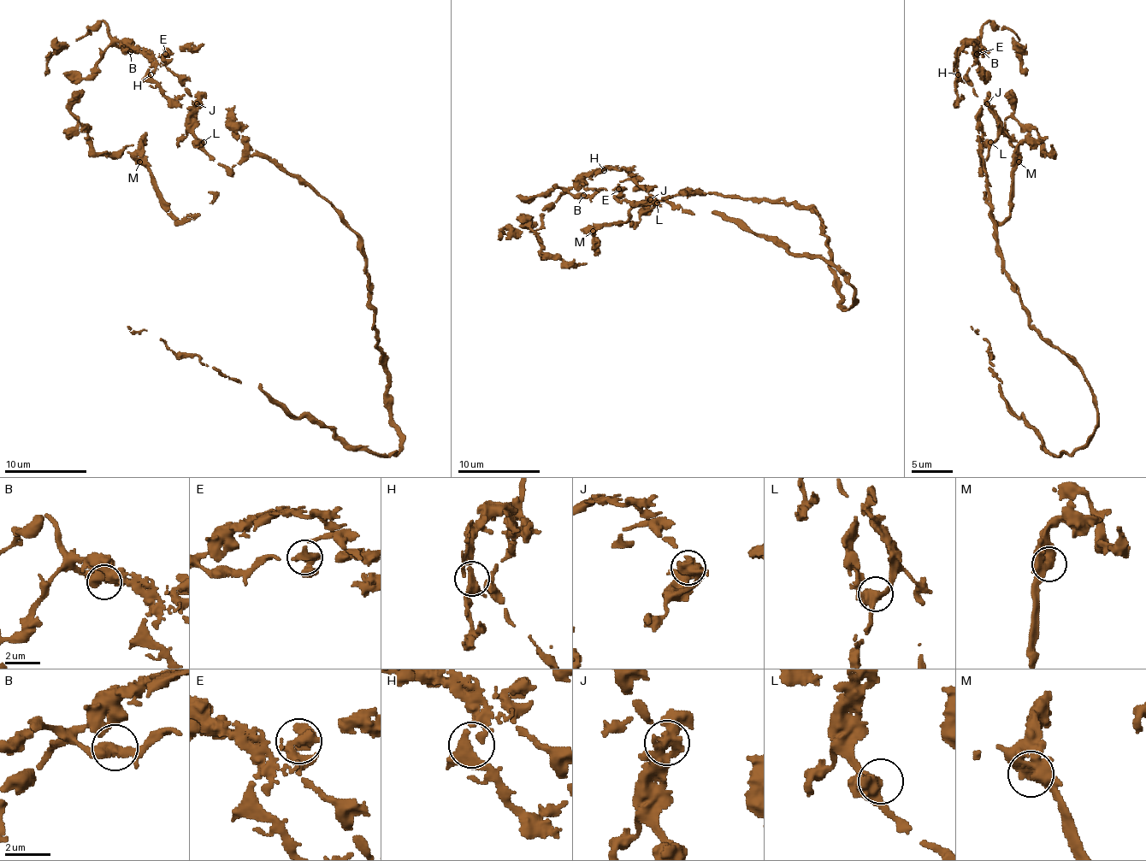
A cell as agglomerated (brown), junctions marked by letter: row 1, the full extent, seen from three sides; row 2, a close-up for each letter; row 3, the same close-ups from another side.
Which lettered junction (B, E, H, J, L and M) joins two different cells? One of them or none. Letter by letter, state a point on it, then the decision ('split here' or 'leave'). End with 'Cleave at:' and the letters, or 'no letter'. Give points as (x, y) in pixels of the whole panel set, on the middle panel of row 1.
B: (583, 195) | leave
E: (618, 189) | leave
H: (604, 170) | leave
J: (650, 199) | leave
L: (657, 203) | leave
M: (593, 231) | leave
Cleave at: no letter

